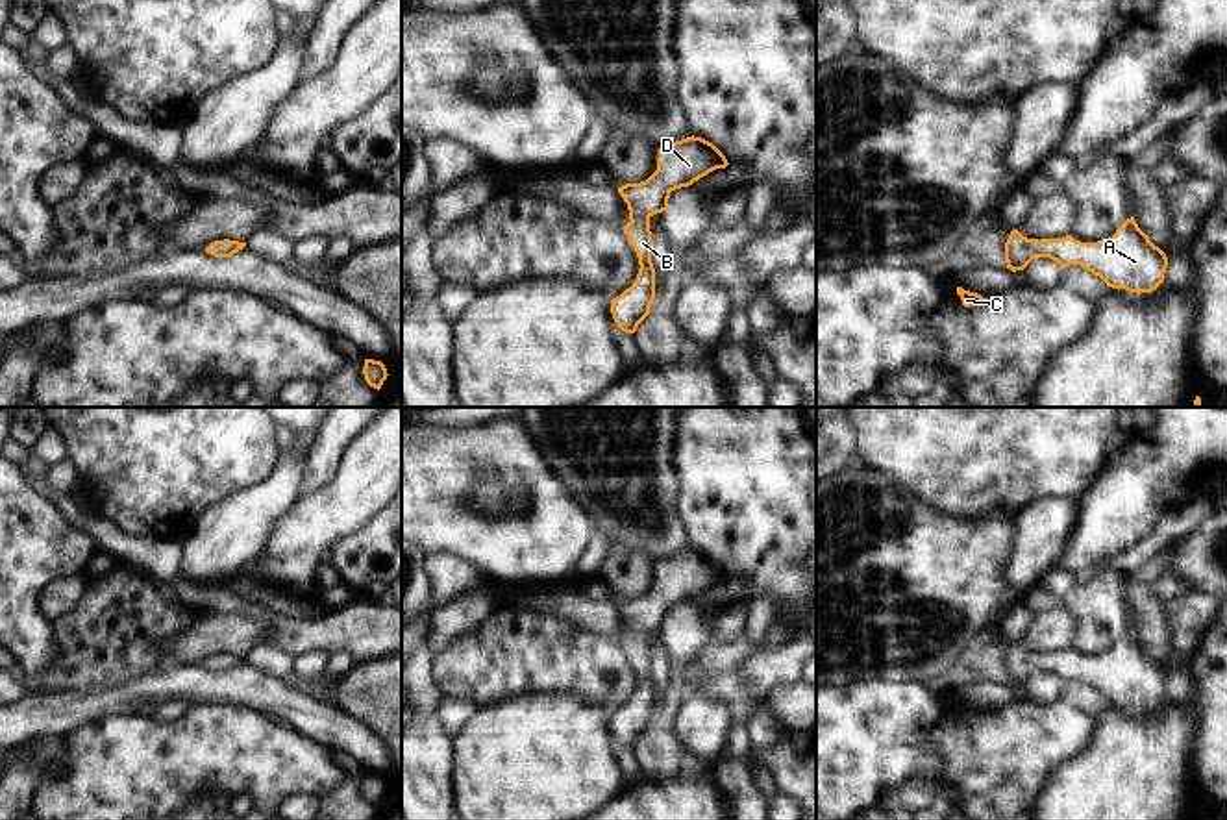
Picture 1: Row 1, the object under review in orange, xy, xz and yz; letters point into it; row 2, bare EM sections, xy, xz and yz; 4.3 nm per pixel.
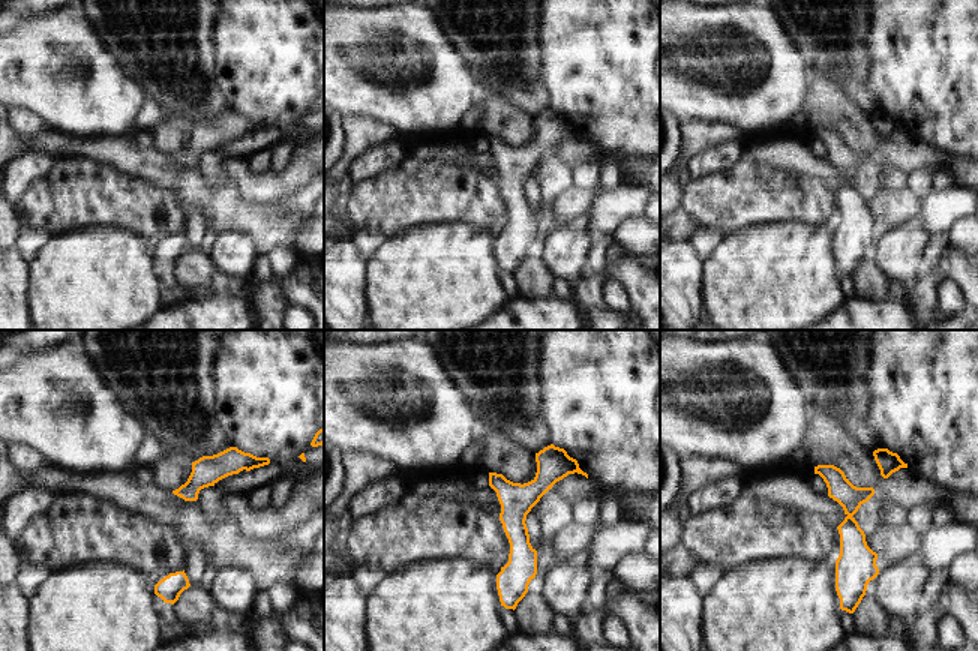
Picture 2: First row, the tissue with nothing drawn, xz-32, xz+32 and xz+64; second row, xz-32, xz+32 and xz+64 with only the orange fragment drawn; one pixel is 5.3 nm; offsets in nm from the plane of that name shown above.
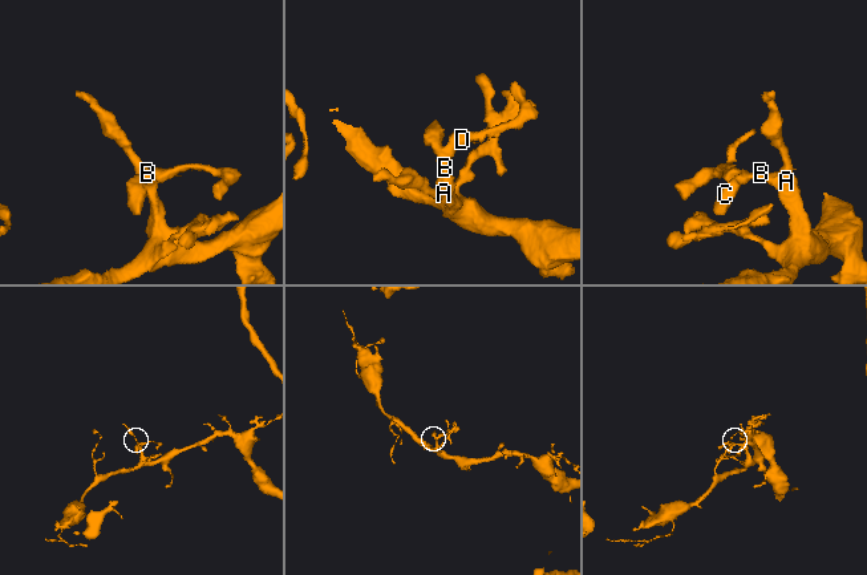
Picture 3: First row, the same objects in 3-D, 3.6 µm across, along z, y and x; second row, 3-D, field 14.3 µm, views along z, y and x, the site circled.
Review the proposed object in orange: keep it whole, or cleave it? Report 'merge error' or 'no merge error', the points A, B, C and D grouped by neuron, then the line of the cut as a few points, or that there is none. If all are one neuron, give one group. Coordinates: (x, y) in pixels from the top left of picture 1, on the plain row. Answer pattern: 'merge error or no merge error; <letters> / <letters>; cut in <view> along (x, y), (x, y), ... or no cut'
no merge error; A B C D; no cut

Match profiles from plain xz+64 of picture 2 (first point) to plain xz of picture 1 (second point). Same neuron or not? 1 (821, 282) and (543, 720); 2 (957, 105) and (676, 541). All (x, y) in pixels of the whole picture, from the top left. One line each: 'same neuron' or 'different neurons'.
1: same neuron
2: different neurons

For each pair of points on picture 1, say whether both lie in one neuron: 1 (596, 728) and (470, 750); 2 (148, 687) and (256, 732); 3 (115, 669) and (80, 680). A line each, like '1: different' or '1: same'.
1: same
2: different
3: same

